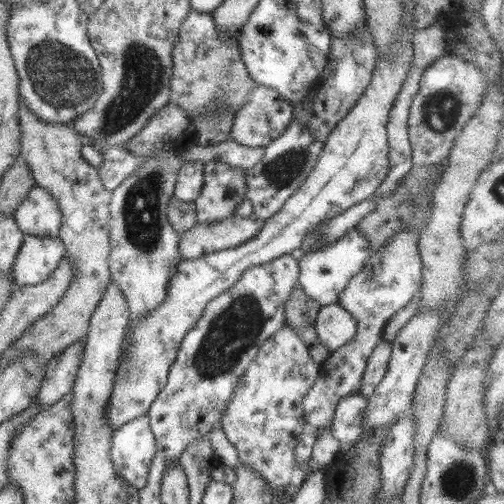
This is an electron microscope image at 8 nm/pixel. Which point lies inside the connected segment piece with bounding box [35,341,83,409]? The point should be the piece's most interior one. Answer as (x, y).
(61, 372)

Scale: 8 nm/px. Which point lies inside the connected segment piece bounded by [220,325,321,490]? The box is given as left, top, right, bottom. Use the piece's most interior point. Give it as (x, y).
(264, 419)

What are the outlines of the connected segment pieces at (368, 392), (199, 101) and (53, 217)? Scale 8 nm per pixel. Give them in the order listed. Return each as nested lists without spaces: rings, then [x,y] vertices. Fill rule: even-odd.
[[[381,340],[368,357],[366,370],[363,372],[359,394],[368,398],[374,394],[378,383],[384,378],[392,354],[392,340]]]
[[[191,10],[182,22],[179,36],[180,39],[171,53],[173,73],[171,76],[170,102],[180,105],[180,108],[183,108],[183,111],[187,114],[187,118],[191,120],[200,118],[206,105],[214,103],[216,108],[219,108],[223,113],[233,112],[232,126],[234,126],[234,122],[236,122],[235,114],[242,108],[245,100],[248,100],[249,92],[252,92],[252,89],[257,86],[256,82],[249,75],[244,61],[242,61],[242,55],[240,55],[240,31],[236,31],[230,37],[222,37],[211,14]]]
[[[34,185],[13,214],[24,235],[58,237],[63,216],[58,201],[45,189]]]

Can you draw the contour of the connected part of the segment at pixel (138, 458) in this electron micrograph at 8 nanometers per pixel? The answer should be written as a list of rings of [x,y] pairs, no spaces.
[[[148,415],[139,416],[117,428],[111,438],[110,458],[114,463],[116,473],[130,485],[141,489],[146,485],[150,466],[156,454],[156,441],[151,431]]]

